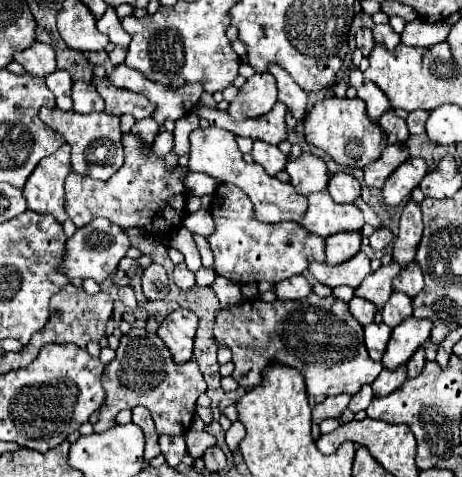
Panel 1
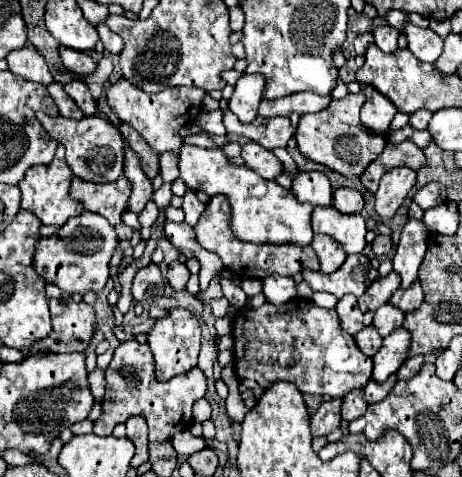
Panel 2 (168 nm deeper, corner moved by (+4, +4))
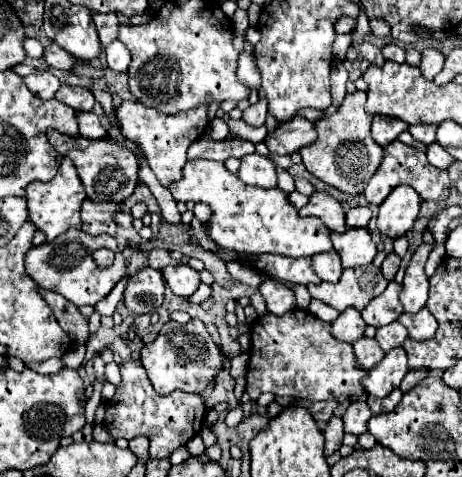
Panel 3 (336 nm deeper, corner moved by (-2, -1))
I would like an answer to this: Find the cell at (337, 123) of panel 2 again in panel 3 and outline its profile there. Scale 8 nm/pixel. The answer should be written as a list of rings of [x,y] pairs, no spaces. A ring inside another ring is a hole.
[[[364,91],[348,93],[344,103],[338,107],[338,111],[334,115],[322,117],[320,121],[314,123],[318,139],[312,145],[306,145],[300,149],[302,163],[314,177],[322,179],[328,185],[338,187],[344,193],[350,193],[350,195],[362,193],[366,189],[370,177],[376,173],[376,169],[380,167],[382,157],[384,157],[384,147],[380,147],[370,137],[372,115],[368,115],[368,111],[364,111],[364,103],[366,103]]]

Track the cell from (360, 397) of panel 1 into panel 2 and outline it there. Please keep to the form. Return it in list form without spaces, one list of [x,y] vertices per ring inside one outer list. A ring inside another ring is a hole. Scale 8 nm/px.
[[[352,390],[350,394],[344,396],[344,404],[342,404],[342,420],[352,422],[360,416],[364,416],[368,408],[368,402],[362,398],[362,390]]]

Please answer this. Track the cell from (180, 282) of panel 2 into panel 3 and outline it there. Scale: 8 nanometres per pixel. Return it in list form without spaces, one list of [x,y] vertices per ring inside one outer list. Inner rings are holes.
[[[186,263],[168,265],[162,269],[162,275],[164,275],[168,287],[174,291],[174,295],[180,295],[180,297],[190,297],[200,285],[198,271],[194,271]]]

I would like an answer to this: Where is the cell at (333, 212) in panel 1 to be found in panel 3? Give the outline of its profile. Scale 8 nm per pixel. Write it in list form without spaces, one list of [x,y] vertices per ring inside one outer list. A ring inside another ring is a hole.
[[[364,227],[346,229],[344,235],[336,235],[334,231],[330,231],[330,239],[334,243],[334,249],[342,257],[344,267],[370,265],[376,255],[376,245],[372,243],[370,233]]]

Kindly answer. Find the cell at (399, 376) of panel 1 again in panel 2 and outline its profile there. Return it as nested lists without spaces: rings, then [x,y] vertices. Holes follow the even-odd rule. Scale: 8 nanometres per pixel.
[[[390,376],[386,382],[374,382],[374,380],[370,380],[368,382],[368,386],[364,388],[364,396],[366,396],[366,402],[368,404],[376,404],[376,402],[380,402],[380,400],[384,400],[388,394],[390,394],[390,390],[394,388],[394,384],[396,384],[396,376]]]

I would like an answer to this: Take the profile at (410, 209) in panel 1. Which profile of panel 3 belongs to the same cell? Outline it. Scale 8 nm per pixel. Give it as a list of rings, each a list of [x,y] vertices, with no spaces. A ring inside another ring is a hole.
[[[422,243],[414,251],[414,255],[406,267],[406,275],[404,275],[404,283],[402,283],[402,291],[400,291],[400,301],[404,305],[404,311],[408,311],[408,313],[416,313],[418,309],[422,309],[426,305],[430,283],[424,273],[424,265],[426,265],[430,251],[432,251],[432,245]]]

